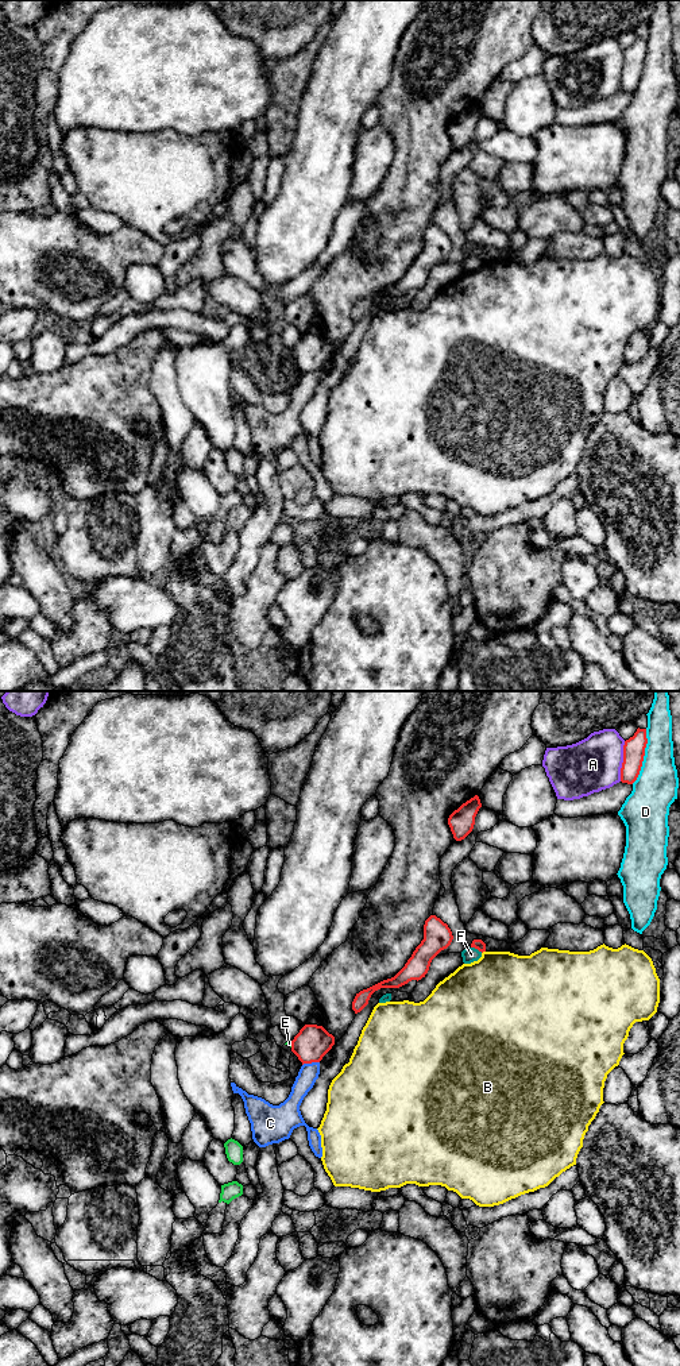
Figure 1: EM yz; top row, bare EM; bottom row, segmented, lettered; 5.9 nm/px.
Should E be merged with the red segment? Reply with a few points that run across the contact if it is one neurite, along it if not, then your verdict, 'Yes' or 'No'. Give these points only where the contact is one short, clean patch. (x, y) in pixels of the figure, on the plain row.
Line: yz (290, 351), (292, 355). No

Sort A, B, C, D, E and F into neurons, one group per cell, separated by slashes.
A / B / C / D / E / F

